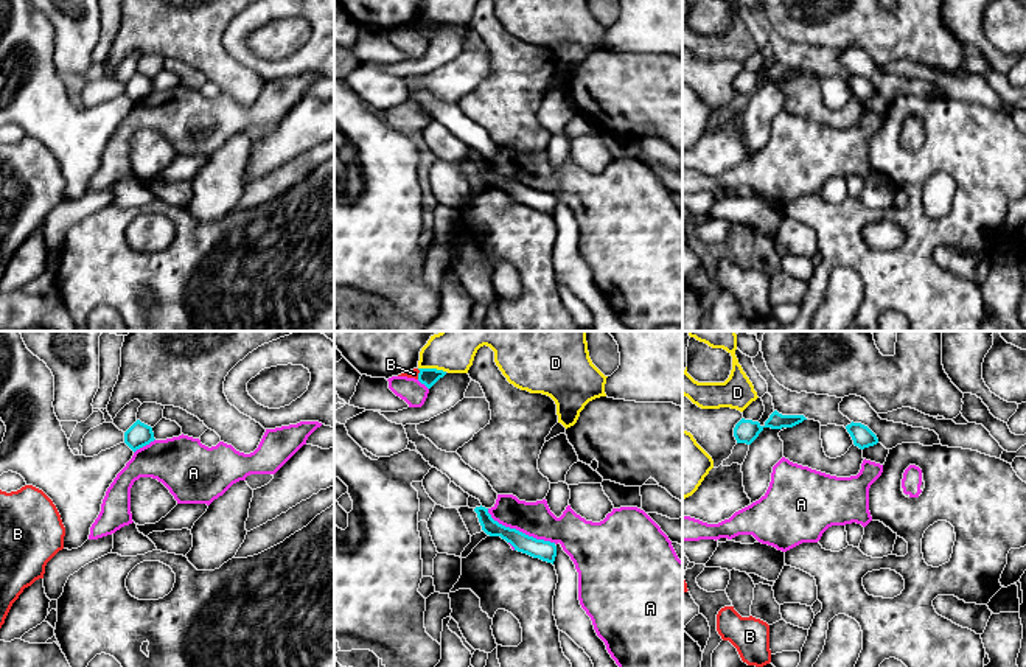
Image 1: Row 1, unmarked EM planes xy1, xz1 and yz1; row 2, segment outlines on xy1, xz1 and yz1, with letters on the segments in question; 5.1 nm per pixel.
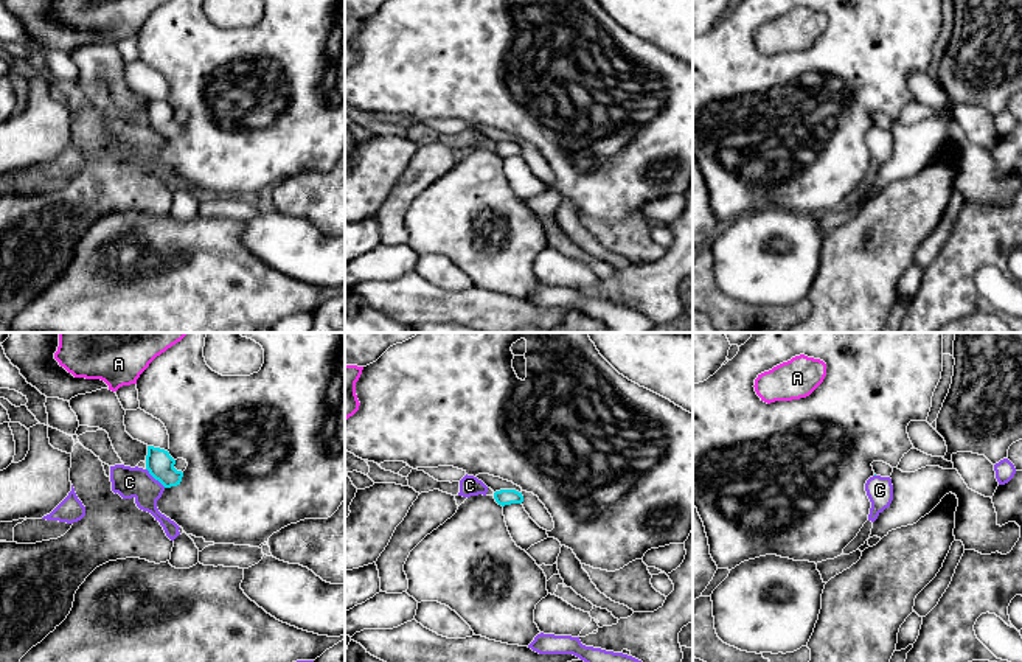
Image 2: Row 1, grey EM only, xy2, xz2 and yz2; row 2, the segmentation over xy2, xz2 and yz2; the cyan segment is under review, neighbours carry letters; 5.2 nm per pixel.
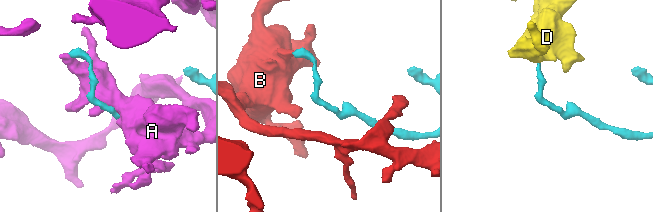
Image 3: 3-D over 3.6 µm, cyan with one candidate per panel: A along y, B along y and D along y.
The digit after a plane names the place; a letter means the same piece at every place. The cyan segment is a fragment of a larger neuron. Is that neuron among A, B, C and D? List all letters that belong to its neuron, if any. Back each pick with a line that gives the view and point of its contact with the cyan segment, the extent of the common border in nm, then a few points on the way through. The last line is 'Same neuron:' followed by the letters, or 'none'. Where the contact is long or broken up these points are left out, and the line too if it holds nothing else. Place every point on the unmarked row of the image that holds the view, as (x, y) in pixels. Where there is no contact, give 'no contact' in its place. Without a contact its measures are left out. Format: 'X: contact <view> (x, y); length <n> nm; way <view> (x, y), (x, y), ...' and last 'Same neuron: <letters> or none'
C: contact xy2 (156, 131); length 140 nm; way xy2 (160, 117), (160, 125), (156, 131), (129, 134)
Same neuron: C

